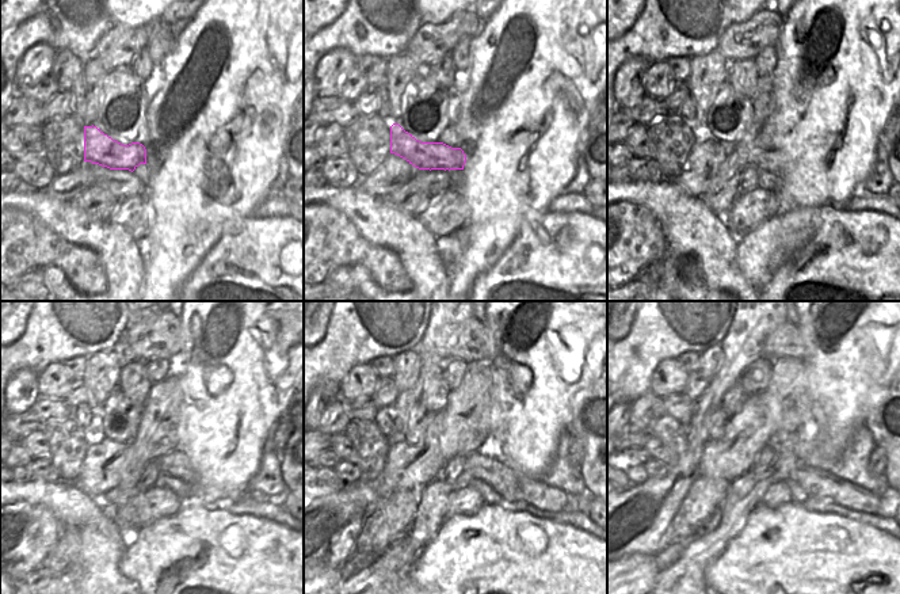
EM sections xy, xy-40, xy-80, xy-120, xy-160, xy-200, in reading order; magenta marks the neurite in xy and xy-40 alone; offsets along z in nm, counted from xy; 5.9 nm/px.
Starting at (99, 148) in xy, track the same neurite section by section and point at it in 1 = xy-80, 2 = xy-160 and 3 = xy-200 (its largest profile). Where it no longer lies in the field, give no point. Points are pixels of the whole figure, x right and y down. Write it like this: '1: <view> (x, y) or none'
1: xy-80 (771, 160)
2: xy-160 (511, 484)
3: xy-200 (822, 484)

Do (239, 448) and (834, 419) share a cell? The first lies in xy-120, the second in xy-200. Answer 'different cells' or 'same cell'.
same cell

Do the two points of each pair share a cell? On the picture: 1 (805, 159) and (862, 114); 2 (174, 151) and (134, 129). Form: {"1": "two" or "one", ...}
{"1": "one", "2": "two"}

